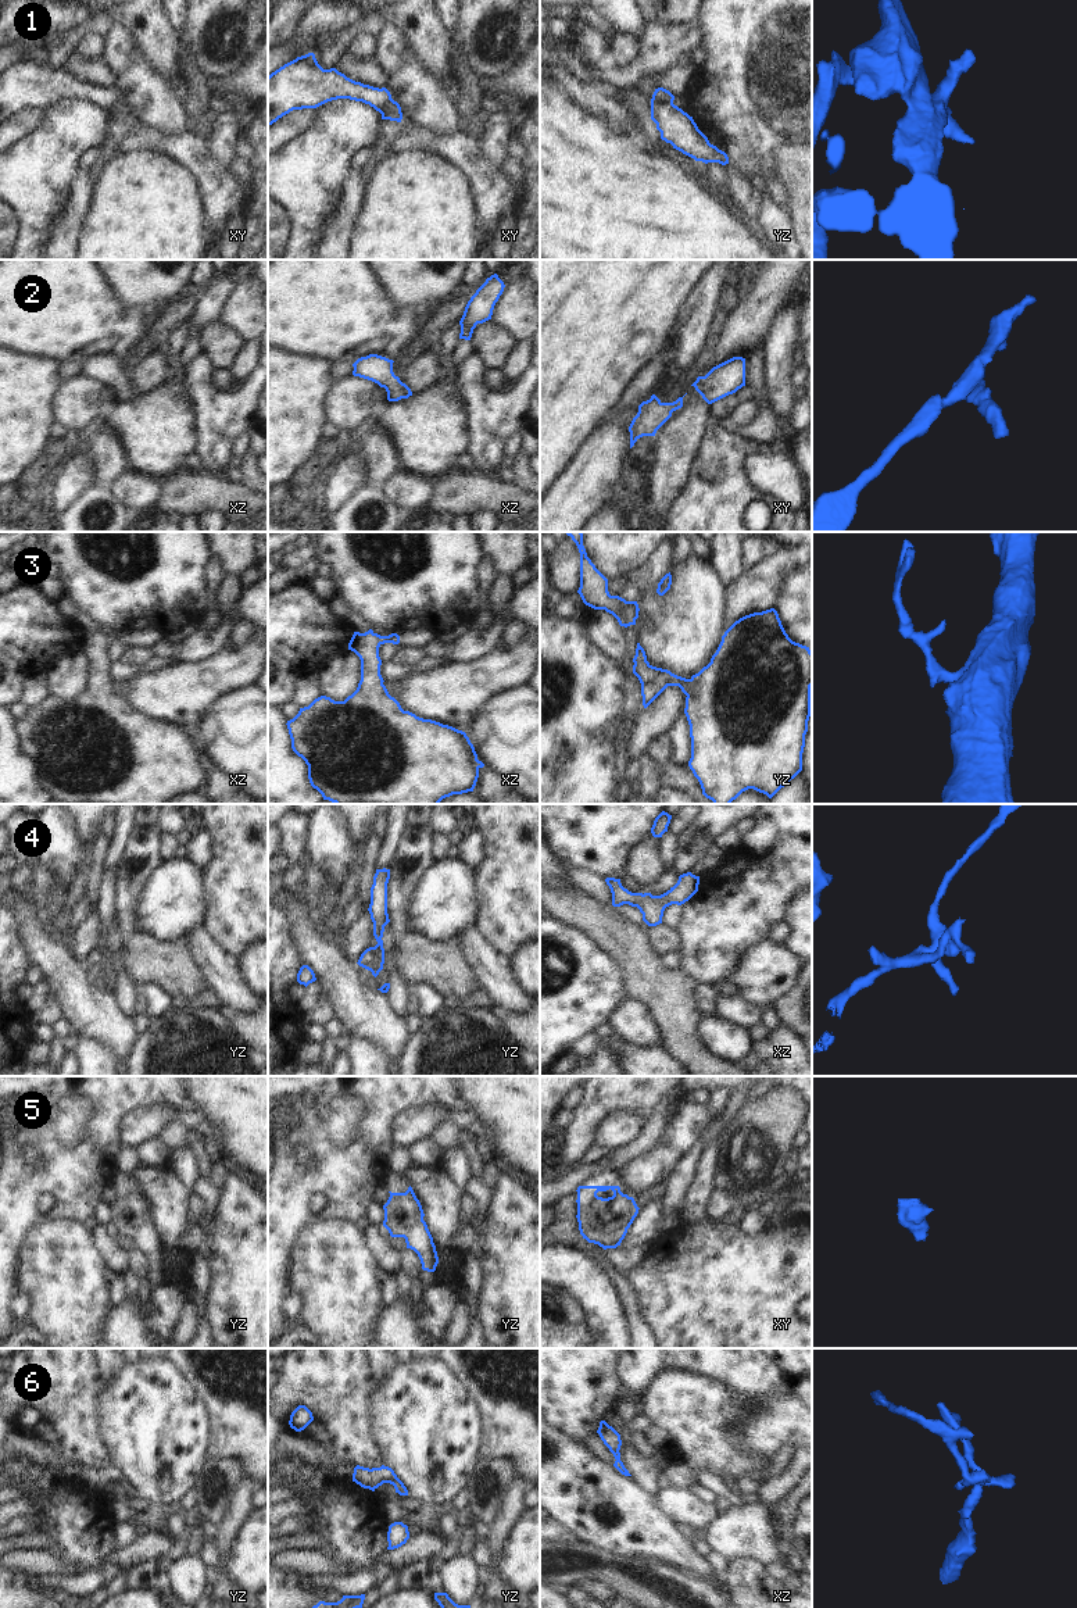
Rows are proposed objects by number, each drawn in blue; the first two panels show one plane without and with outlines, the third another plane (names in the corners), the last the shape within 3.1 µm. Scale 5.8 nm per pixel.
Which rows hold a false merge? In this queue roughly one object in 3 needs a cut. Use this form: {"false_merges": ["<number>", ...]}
{"false_merges": ["1"]}

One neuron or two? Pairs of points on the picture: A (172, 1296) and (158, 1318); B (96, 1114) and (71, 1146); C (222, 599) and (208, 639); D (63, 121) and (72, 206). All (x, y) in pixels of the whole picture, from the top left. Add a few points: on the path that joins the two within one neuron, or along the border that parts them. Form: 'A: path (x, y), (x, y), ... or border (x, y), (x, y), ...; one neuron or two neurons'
A: path (167, 1301), (164, 1312); one neuron
B: path (88, 1122), (72, 1137); one neuron
C: path (222, 610), (224, 626), (219, 631); one neuron
D: border (77, 190), (53, 225); two neurons

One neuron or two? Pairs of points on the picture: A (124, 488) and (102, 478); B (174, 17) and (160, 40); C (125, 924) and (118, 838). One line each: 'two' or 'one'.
A: two
B: two
C: two

